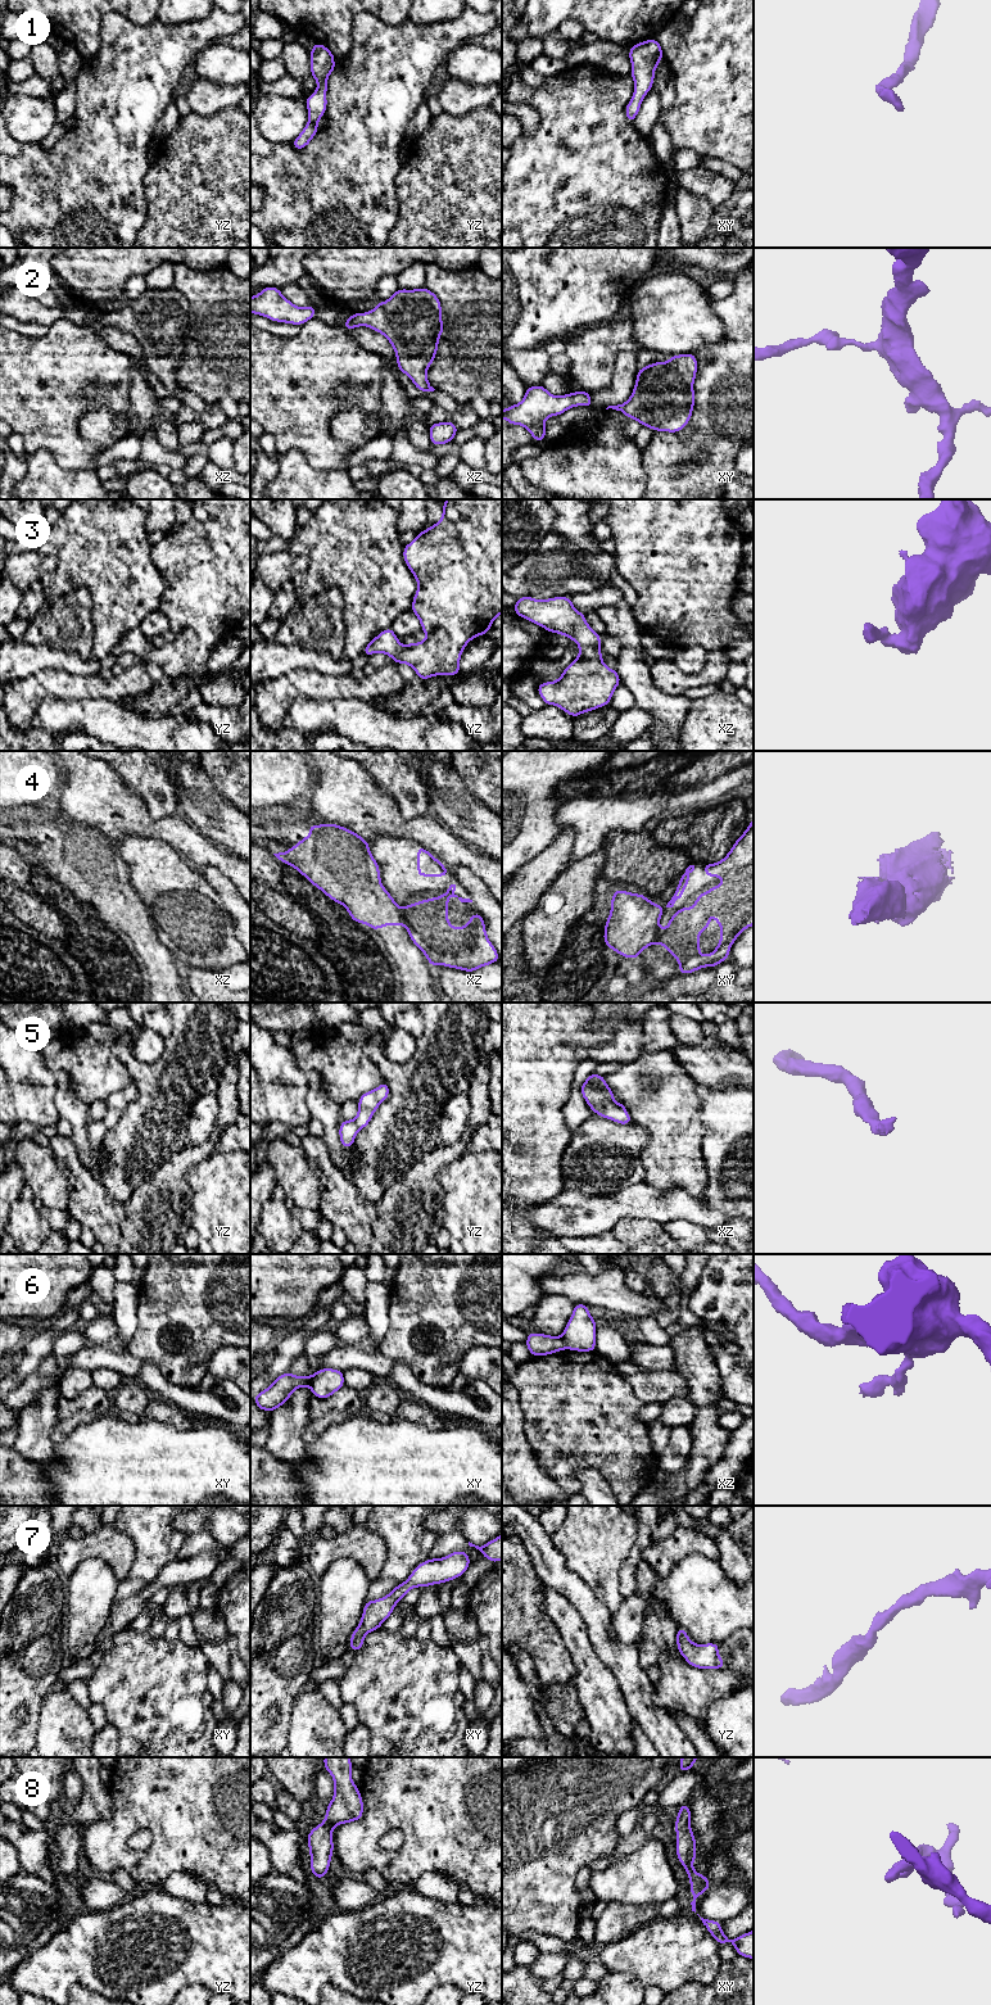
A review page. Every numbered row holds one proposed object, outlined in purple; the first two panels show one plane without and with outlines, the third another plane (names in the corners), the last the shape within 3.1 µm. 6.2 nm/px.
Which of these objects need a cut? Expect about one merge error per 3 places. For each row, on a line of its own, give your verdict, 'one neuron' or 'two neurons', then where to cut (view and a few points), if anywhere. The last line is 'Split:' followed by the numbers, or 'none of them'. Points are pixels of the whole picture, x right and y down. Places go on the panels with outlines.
1: one neuron; no cut
2: one neuron; no cut
3: one neuron; no cut
4: two neurons; cut in xz along (399, 909), (405, 924)
5: one neuron; no cut
6: two neurons; cut in xz along (561, 1336), (566, 1348)
7: one neuron; no cut
8: one neuron; no cut
Split: 4, 6

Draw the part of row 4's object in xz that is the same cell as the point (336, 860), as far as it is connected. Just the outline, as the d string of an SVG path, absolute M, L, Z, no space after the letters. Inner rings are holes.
M311 824L308 838L302 837L286 852L273 855L341 904L353 922L374 931L404 925L401 908L381 883L368 841L356 832L338 824Z

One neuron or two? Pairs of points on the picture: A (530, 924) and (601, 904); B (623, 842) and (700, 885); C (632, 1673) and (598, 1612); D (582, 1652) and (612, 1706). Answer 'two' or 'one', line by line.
A: two
B: two
C: one
D: one

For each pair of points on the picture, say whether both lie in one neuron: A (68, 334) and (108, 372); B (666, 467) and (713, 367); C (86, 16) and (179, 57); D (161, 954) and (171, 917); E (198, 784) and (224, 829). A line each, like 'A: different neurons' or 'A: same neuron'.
A: same neuron
B: same neuron
C: different neurons
D: different neurons
E: same neuron

